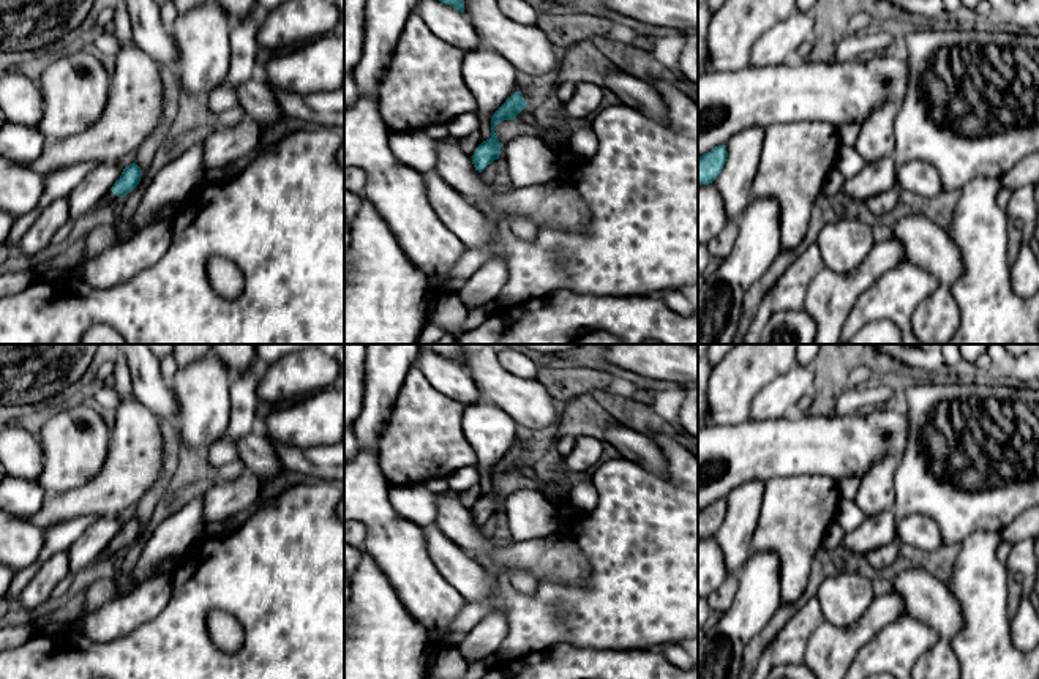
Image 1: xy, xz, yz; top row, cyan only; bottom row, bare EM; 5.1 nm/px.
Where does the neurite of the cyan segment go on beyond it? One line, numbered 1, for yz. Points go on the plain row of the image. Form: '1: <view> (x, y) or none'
1: none

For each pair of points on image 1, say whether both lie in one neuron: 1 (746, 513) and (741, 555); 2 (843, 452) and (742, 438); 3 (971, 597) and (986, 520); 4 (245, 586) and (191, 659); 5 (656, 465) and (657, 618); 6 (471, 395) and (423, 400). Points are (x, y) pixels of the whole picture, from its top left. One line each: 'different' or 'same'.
1: same
2: same
3: different
4: same
5: different
6: different

